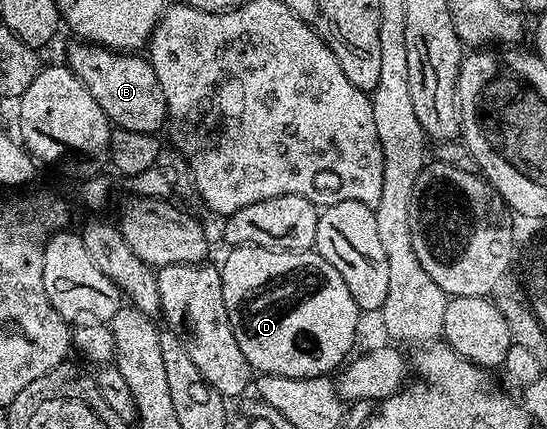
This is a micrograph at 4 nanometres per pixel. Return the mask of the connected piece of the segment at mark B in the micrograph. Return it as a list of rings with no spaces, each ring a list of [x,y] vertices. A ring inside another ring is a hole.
[[[78,41],[76,45],[66,52],[64,61],[70,72],[83,80],[87,92],[95,96],[95,104],[103,108],[114,127],[157,134],[160,126],[162,129],[166,125],[169,117],[167,100],[163,96],[163,88],[159,88],[159,76],[155,76],[155,68],[148,57],[137,52],[109,50],[92,42]]]

